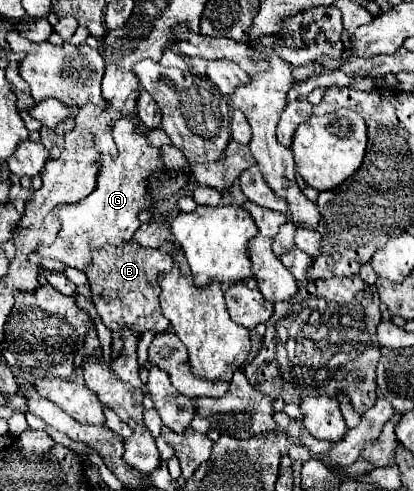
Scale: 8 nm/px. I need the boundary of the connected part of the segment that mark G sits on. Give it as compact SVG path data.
M125 116L119 118L113 126L113 138L119 150L117 158L107 160L107 156L99 158L99 174L97 174L97 188L91 196L87 196L83 202L77 202L75 206L55 206L53 214L61 222L61 230L53 244L39 246L37 252L41 256L49 256L53 260L59 260L67 266L85 270L91 262L89 248L99 248L105 244L123 246L129 242L135 234L135 230L141 226L137 214L141 210L151 210L153 202L147 198L147 174L151 170L159 168L161 162L161 148L155 148L149 142L149 128L145 128L137 118Z

